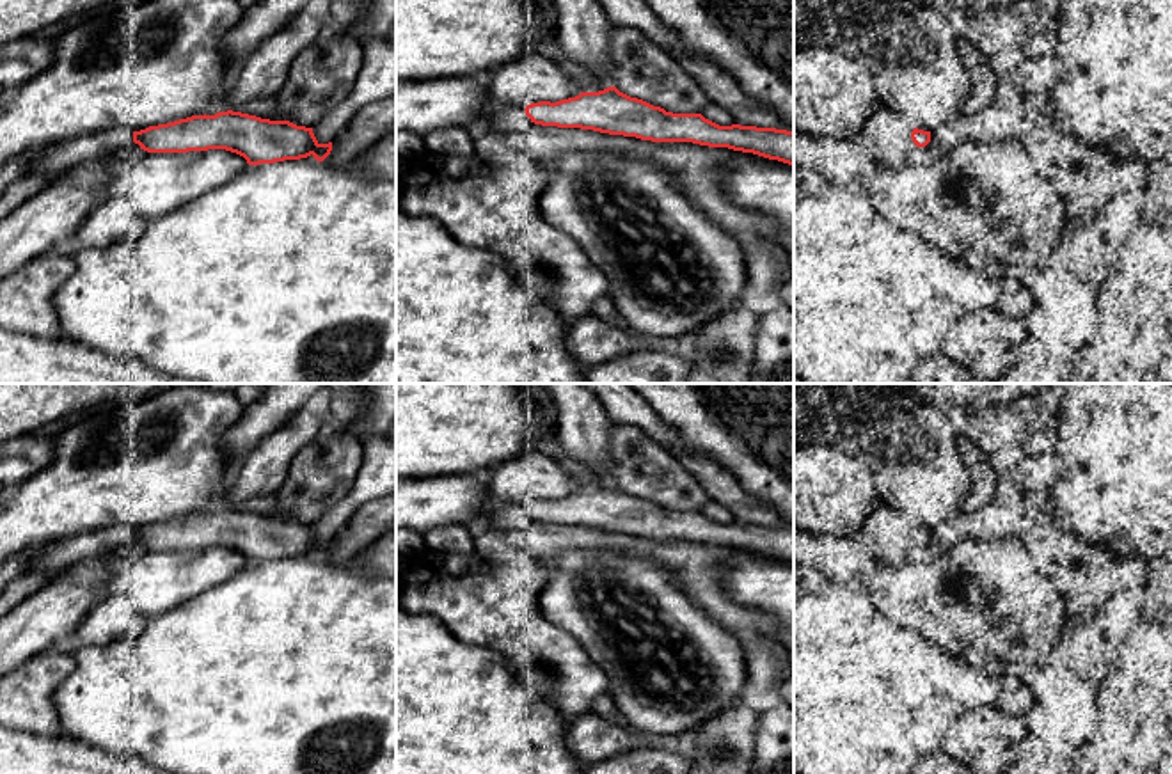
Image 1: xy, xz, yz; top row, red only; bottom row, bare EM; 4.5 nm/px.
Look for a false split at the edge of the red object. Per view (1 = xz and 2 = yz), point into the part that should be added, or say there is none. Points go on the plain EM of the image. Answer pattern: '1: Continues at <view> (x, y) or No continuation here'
1: Continues at xz (501, 515)
2: No continuation here

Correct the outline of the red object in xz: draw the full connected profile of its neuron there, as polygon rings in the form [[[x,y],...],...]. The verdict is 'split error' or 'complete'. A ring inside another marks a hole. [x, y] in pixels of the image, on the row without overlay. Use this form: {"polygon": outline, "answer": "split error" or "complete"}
{"polygon": [[[616,485],[581,490],[556,501],[540,499],[526,506],[504,501],[490,502],[479,525],[517,531],[531,520],[558,525],[581,525],[609,533],[636,534],[652,540],[693,540],[728,545],[794,563],[794,529],[756,524],[719,524],[701,511],[673,511]]], "answer": "split error"}

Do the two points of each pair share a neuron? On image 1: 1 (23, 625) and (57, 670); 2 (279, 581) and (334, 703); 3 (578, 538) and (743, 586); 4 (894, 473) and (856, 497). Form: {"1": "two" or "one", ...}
{"1": "two", "2": "one", "3": "two", "4": "two"}

